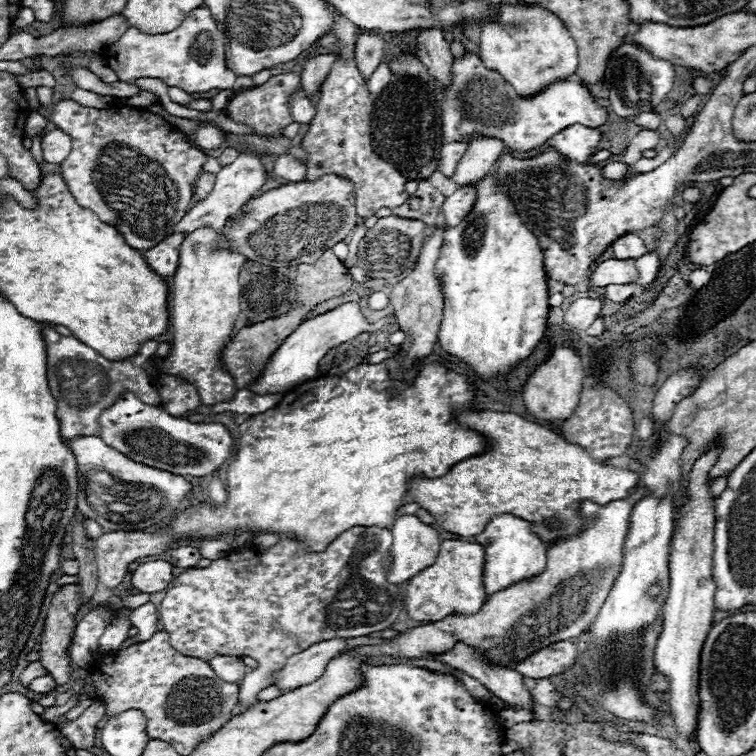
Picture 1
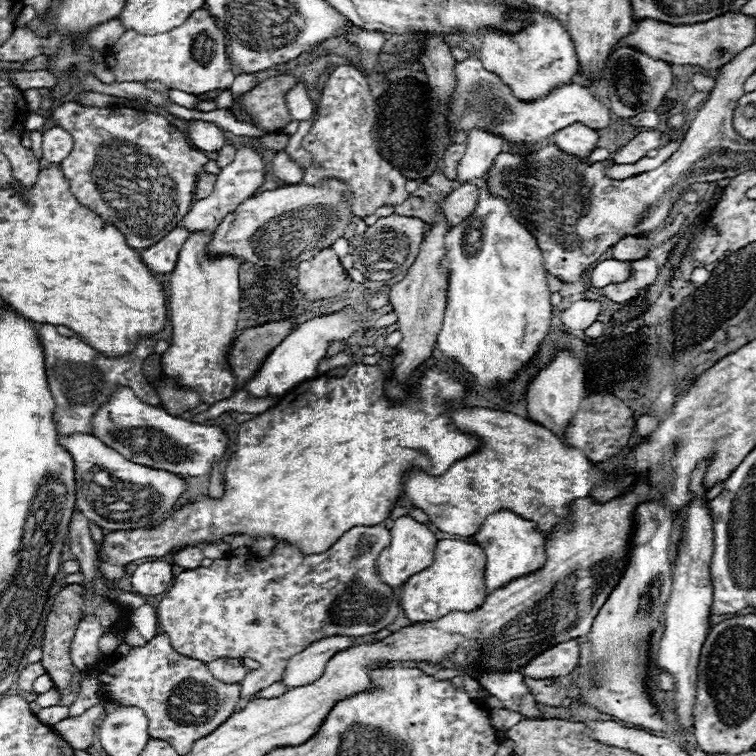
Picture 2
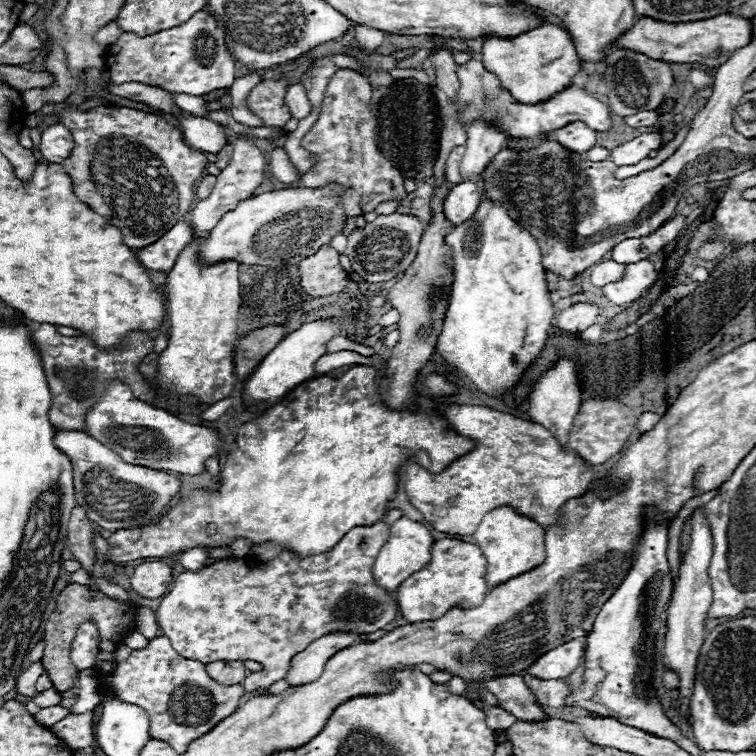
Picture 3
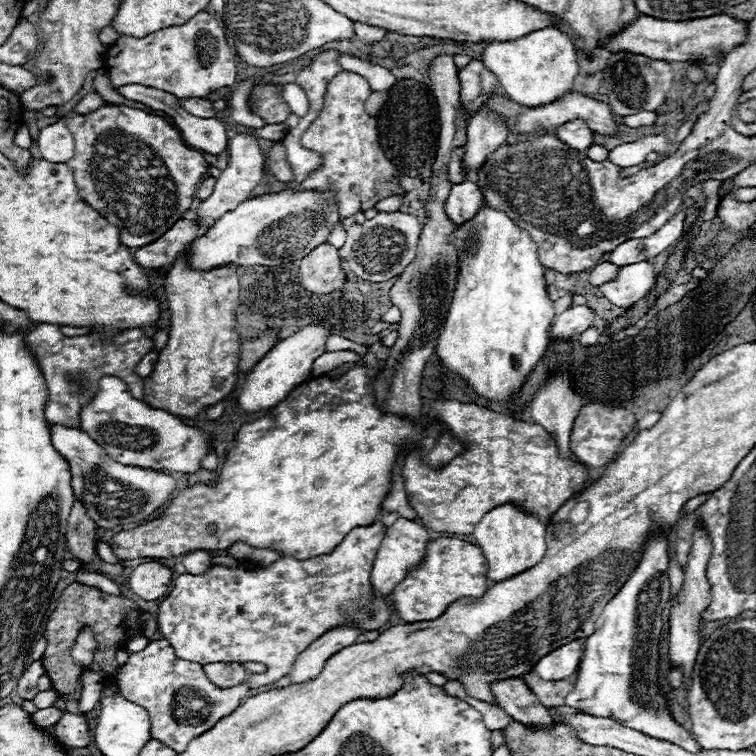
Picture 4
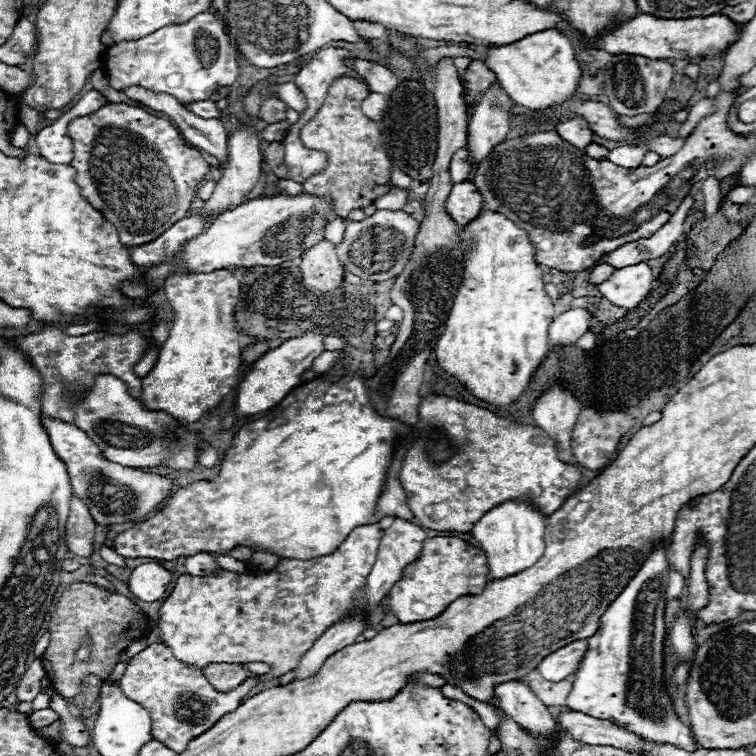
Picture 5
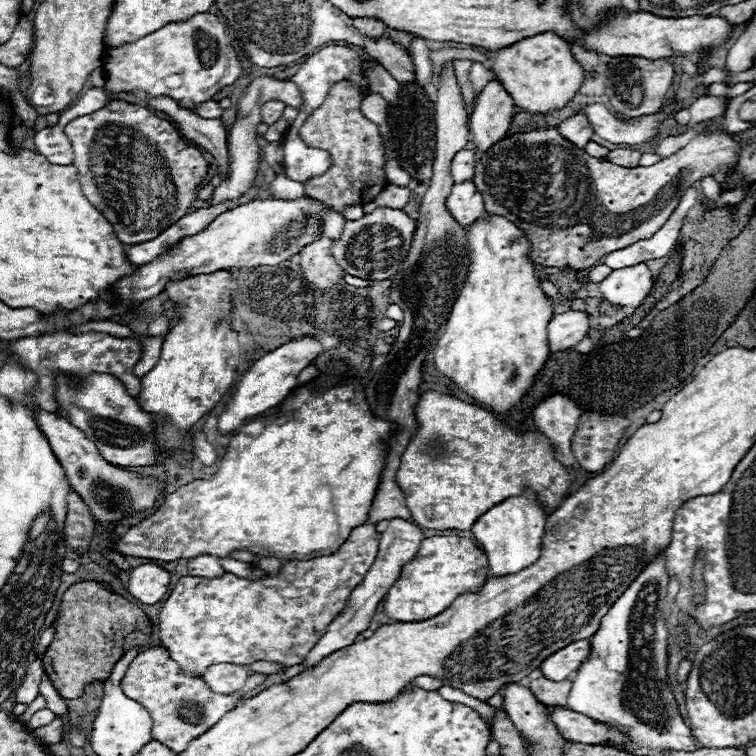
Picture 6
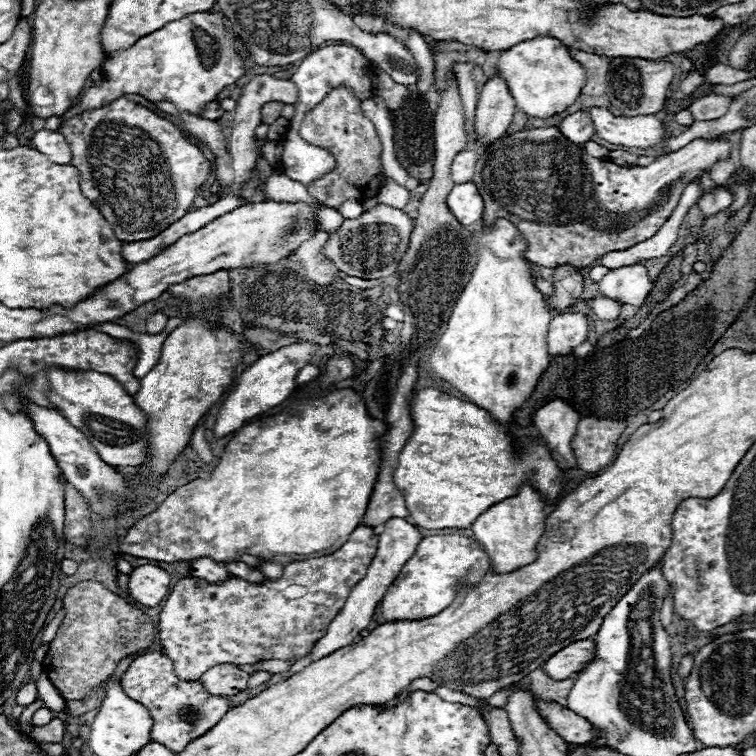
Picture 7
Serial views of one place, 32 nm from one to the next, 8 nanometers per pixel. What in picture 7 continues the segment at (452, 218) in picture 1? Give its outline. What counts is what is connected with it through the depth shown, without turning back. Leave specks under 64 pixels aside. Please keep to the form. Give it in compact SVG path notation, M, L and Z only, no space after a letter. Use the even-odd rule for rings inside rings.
M472 182L456 184L446 200L450 212L462 226L472 226L484 216L484 202Z

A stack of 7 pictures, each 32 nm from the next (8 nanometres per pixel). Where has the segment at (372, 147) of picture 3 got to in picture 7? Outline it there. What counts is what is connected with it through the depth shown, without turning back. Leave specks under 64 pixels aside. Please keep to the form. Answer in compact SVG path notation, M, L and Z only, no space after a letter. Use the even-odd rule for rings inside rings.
M346 86L332 88L330 94L322 100L322 104L318 104L314 110L310 110L310 114L306 114L300 126L300 136L312 146L326 148L336 160L336 168L332 172L308 184L308 194L312 198L322 202L324 206L338 210L346 200L364 202L378 194L384 182L380 170L382 144L376 126L362 114L360 100L352 94L352 90L348 90Z

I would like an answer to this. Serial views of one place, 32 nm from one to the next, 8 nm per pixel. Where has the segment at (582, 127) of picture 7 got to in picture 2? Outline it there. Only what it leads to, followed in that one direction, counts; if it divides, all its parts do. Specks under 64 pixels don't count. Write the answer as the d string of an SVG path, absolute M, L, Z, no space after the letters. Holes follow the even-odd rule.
M576 122L574 126L566 126L566 130L558 130L558 134L552 134L548 138L548 142L556 144L562 152L582 160L596 148L598 130L592 130L592 128Z

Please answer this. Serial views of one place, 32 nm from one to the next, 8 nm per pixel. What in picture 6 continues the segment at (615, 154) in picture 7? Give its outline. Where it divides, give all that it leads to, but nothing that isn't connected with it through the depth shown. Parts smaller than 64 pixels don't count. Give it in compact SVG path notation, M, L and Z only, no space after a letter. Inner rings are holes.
M628 146L616 148L616 150L608 152L608 156L606 156L606 160L614 162L618 166L624 166L624 168L636 168L640 158L642 158L642 152L638 148L628 148Z

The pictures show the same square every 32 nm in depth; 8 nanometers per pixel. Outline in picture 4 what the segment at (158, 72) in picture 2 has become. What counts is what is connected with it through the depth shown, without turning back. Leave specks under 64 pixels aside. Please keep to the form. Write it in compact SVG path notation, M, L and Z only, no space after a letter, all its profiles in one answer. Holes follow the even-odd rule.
M198 12L194 18L190 18L186 24L170 26L166 30L158 30L154 34L148 34L144 38L134 36L122 36L118 42L114 42L106 50L106 72L110 76L112 86L124 86L124 84L142 84L158 90L166 90L178 98L206 98L210 92L232 86L236 82L236 54L226 44L226 34L218 20L210 16L208 12Z

